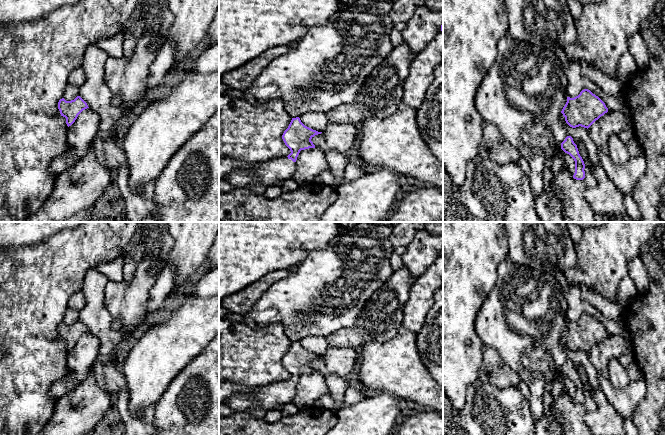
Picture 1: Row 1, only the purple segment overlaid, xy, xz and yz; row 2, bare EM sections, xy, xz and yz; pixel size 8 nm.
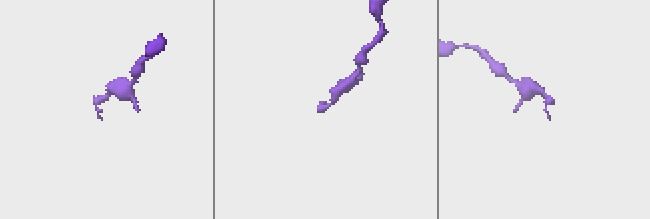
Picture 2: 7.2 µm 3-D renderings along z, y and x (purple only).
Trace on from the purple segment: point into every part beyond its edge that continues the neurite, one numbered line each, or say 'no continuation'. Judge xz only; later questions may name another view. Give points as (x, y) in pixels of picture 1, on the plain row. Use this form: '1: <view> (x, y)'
1: xz (272, 396)

